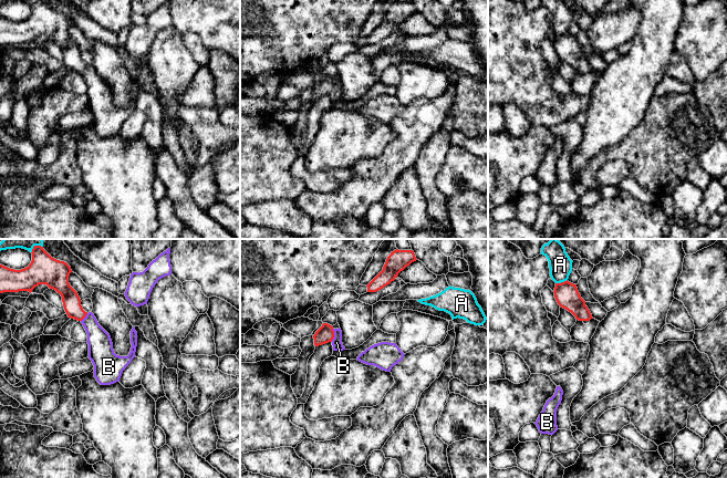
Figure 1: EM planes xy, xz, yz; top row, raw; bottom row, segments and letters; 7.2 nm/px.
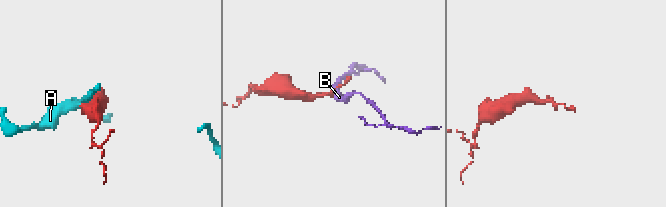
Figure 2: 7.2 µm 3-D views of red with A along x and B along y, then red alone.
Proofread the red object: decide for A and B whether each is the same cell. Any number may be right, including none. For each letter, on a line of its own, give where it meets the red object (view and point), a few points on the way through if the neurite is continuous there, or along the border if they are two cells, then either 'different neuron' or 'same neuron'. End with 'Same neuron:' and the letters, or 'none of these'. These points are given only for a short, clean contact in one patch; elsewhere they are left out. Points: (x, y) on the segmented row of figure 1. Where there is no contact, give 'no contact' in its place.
A: yz (561, 282) | different neuron
B: xz (333, 335) | across xz (324, 334), (333, 335), (336, 342) | same neuron
Same neuron: B

